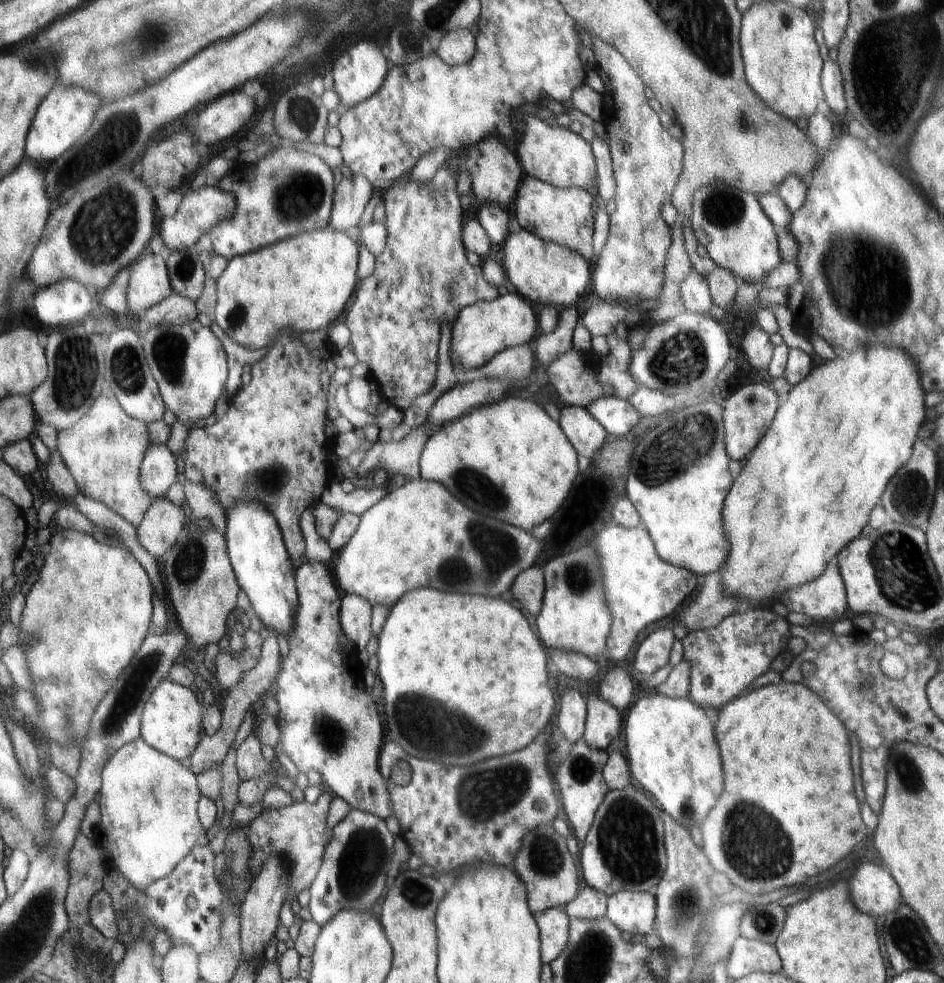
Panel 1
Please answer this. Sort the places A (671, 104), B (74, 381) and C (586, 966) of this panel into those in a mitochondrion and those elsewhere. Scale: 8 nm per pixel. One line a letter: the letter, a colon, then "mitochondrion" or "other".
A: other
B: mitochondrion
C: mitochondrion

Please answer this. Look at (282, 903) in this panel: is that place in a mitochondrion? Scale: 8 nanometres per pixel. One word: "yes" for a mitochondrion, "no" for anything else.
no

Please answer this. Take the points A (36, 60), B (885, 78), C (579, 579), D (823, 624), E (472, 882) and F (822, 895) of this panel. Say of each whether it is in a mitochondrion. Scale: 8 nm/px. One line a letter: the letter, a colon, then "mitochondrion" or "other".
A: other
B: mitochondrion
C: mitochondrion
D: other
E: other
F: other

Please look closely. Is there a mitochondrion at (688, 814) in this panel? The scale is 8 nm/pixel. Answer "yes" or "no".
yes

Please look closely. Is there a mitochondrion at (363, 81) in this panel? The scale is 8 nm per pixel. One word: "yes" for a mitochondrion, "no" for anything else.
no

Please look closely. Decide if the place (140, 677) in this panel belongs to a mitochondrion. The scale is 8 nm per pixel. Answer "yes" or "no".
yes

